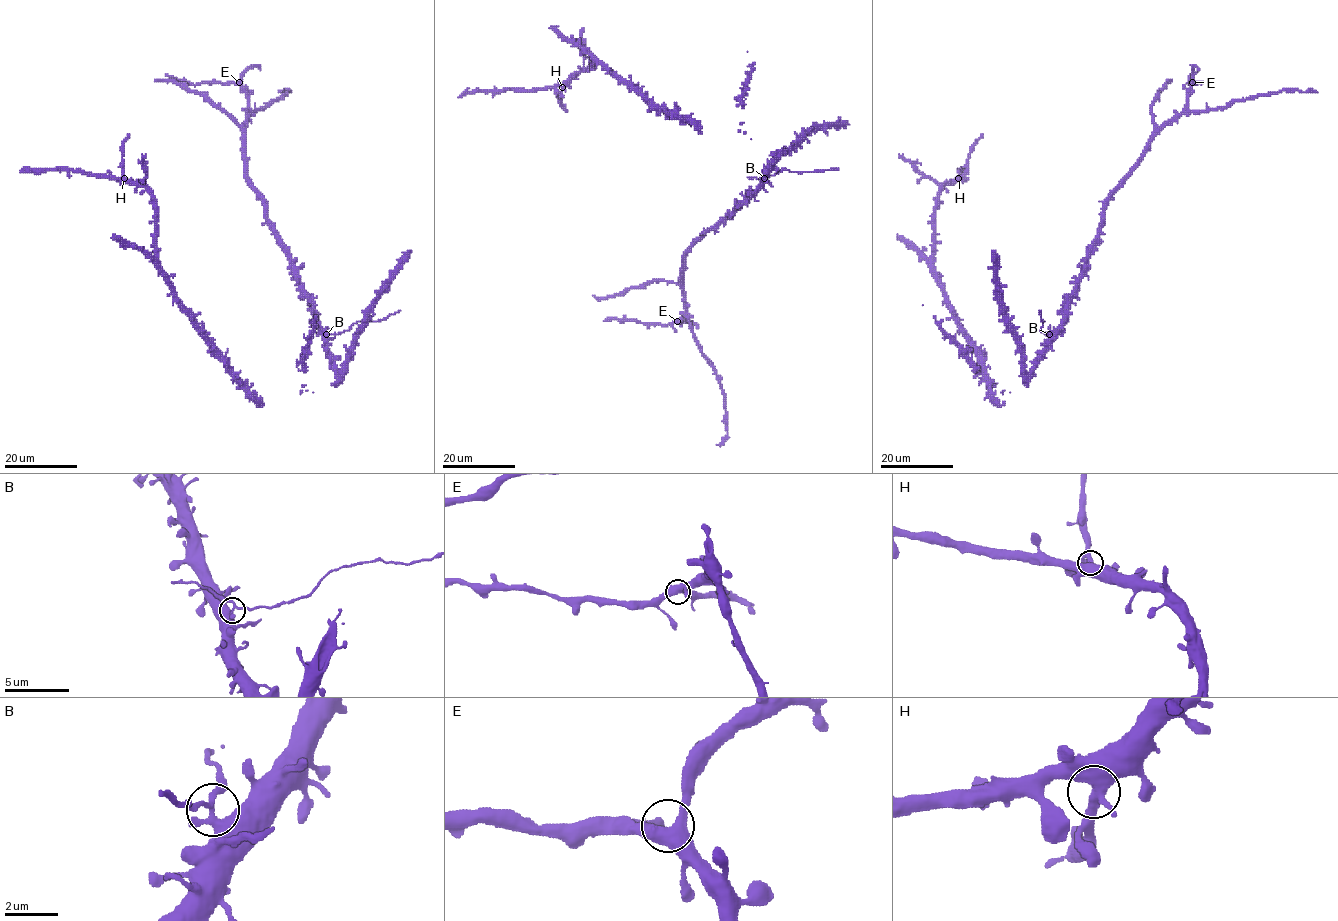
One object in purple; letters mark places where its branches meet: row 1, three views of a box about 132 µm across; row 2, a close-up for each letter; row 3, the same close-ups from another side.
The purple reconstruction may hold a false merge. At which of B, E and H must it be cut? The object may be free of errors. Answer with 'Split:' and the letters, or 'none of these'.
Split: B

